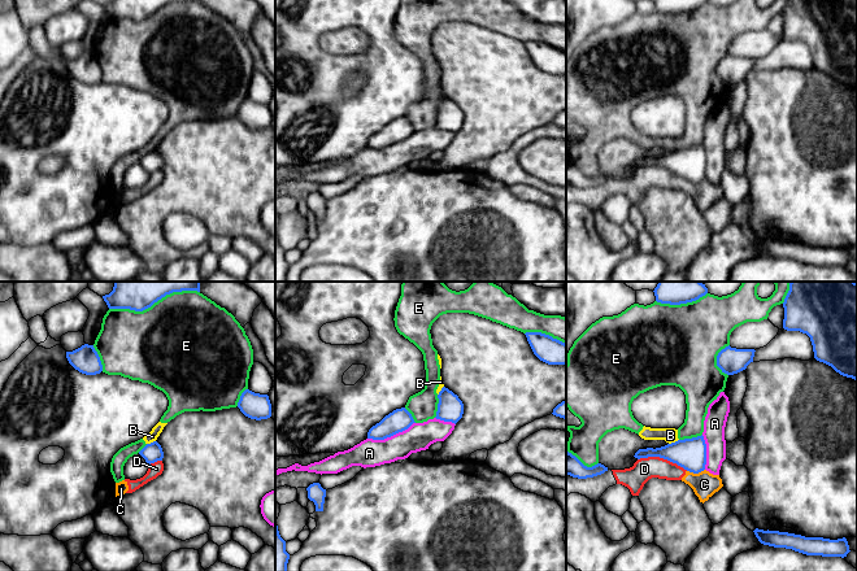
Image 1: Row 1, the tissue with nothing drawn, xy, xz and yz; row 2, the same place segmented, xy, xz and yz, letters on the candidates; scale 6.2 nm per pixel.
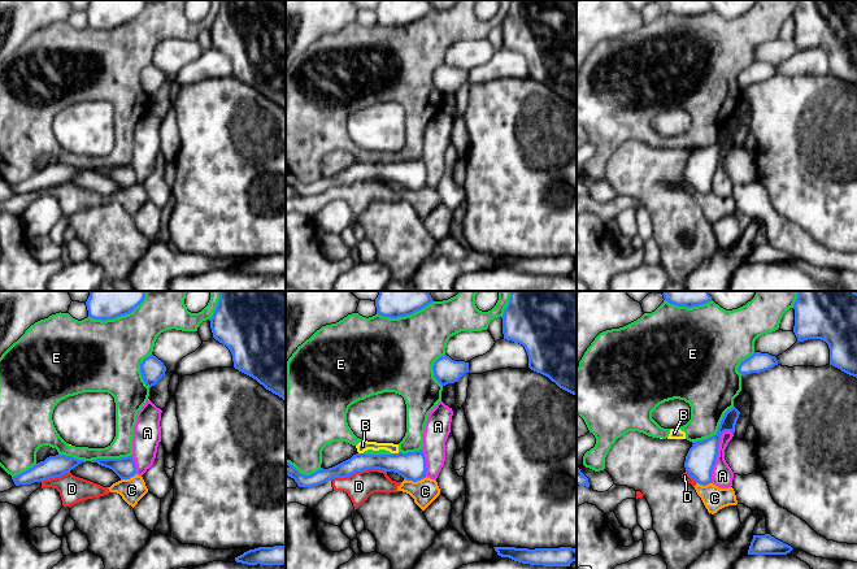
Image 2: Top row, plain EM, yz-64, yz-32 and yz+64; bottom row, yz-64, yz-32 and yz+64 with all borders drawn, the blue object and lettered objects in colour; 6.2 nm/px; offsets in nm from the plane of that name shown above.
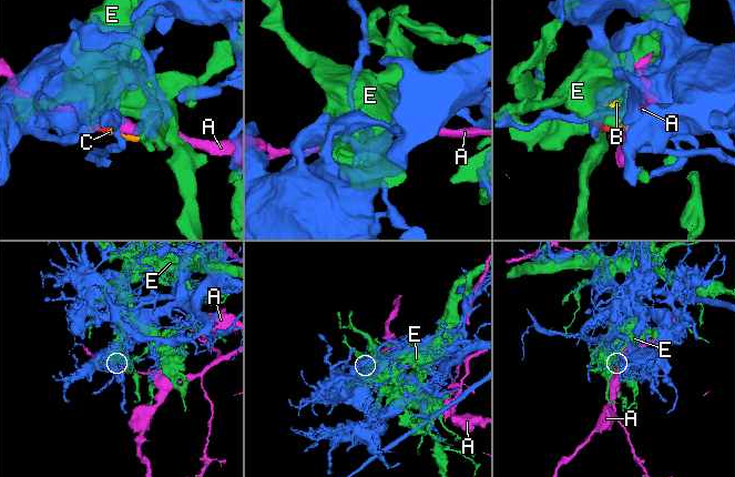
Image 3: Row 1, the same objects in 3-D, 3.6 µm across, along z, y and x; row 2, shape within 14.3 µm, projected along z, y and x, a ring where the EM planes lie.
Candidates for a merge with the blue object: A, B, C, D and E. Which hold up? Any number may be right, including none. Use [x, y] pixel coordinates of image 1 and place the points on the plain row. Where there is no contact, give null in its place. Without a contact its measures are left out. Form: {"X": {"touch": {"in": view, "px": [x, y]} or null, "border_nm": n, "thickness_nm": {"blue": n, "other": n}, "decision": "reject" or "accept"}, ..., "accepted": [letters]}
{"A": {"touch": {"in": "xz", "px": [391, 144]}, "border_nm": 320, "thickness_nm": {"blue": 140, "other": 180}, "decision": "reject"}, "B": {"touch": {"in": "yz", "px": [673, 152]}, "border_nm": 70, "thickness_nm": {"blue": 190, "other": 100}, "decision": "reject"}, "C": {"touch": {"in": "yz", "px": [695, 182]}, "border_nm": 110, "thickness_nm": {"blue": 190, "other": 160}, "decision": "reject"}, "D": {"touch": {"in": "yz", "px": [662, 166]}, "border_nm": 320, "thickness_nm": {"blue": 190, "other": 140}, "decision": "reject"}, "E": {"touch": {"in": "xy", "px": [146, 17]}, "border_nm": 460, "thickness_nm": {"blue": 130, "other": 480}, "decision": "reject"}, "accepted": []}

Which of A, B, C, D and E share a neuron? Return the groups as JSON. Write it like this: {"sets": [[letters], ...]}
{"sets": [["A"], ["B", "E"], ["C", "D"]]}

